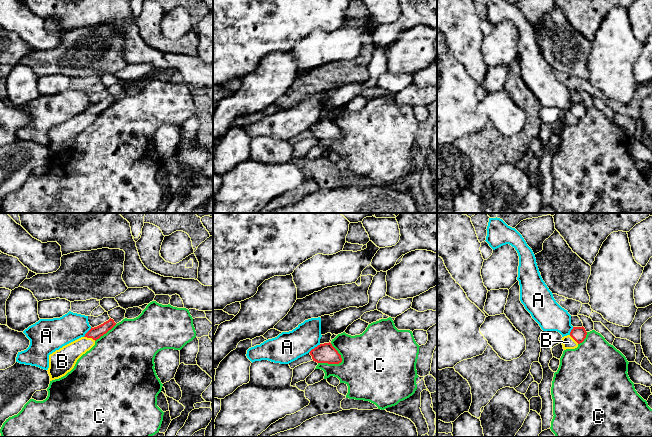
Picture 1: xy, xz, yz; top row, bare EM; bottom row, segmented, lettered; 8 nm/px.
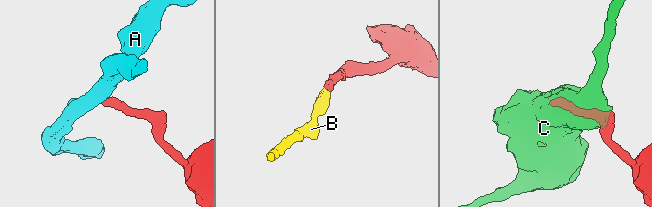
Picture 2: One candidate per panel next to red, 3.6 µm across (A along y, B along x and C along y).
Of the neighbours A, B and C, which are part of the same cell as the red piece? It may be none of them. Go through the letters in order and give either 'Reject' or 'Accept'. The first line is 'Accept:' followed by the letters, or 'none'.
Accept: B
A: Reject
B: Accept
C: Reject

